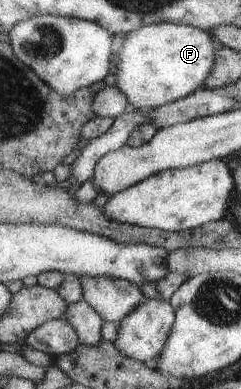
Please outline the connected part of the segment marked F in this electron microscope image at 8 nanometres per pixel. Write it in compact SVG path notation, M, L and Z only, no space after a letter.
M158 22L147 26L139 27L136 31L130 32L125 38L123 38L117 45L115 51L116 57L116 71L115 77L117 78L117 87L120 88L128 97L129 103L132 107L140 108L143 110L153 110L164 106L167 103L175 102L176 100L182 99L191 93L194 93L197 89L205 87L206 78L212 74L213 69L217 63L217 49L214 49L216 45L217 37L213 35L212 30L206 30L204 28L197 28L188 24L177 24L172 22Z

